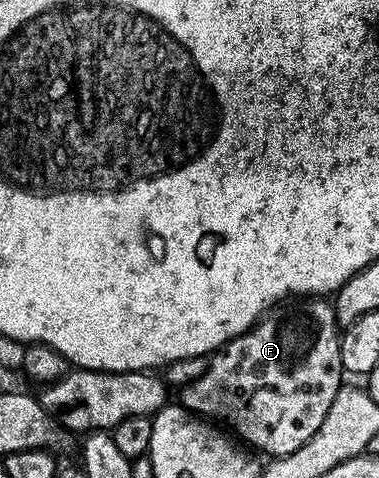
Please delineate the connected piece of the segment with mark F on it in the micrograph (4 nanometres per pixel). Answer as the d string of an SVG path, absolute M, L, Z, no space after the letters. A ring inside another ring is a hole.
M303 297L296 303L299 304L288 311L275 309L262 316L245 334L231 339L214 352L201 377L181 387L181 403L188 411L222 425L248 448L264 451L267 457L282 457L301 449L301 445L321 429L321 421L325 421L333 397L337 397L339 388L345 383L339 348L341 328L334 306L323 297Z

